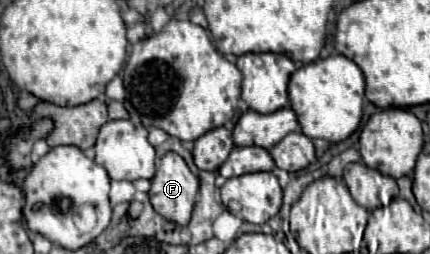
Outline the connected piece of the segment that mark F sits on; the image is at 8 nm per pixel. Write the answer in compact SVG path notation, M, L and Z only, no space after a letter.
M168 152L152 178L148 192L152 208L180 226L190 222L194 200L198 194L198 178L190 172L184 158L176 152Z

